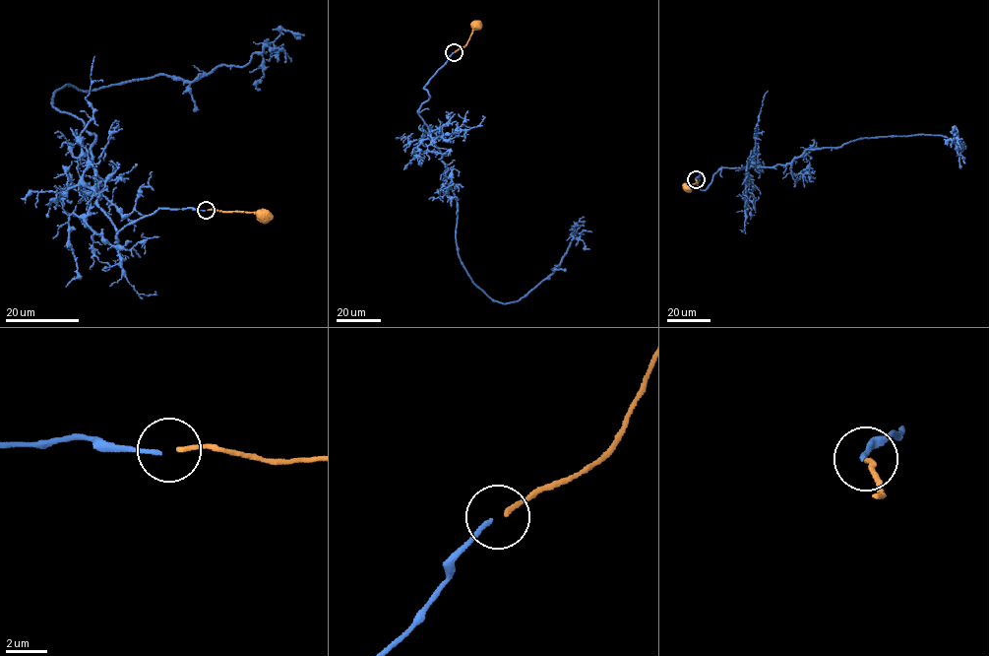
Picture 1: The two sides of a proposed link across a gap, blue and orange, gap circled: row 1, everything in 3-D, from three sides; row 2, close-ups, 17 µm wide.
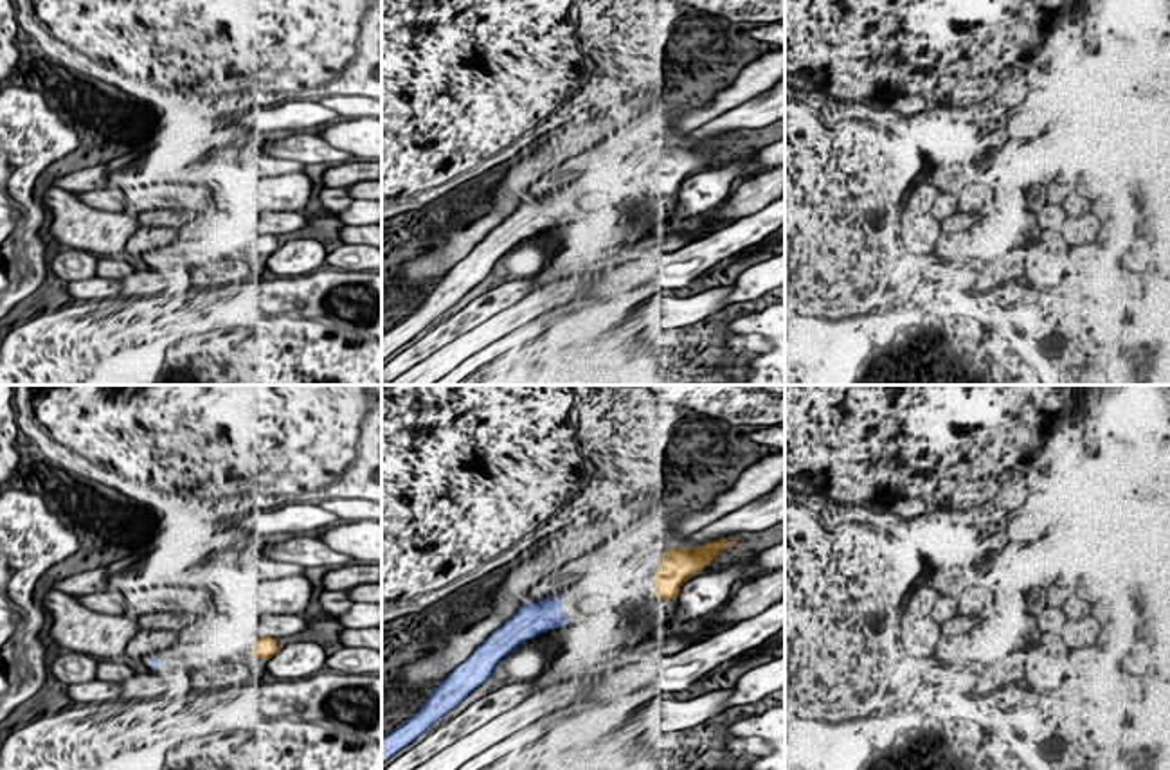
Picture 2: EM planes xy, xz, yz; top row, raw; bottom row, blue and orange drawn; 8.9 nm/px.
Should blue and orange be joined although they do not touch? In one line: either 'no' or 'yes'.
yes

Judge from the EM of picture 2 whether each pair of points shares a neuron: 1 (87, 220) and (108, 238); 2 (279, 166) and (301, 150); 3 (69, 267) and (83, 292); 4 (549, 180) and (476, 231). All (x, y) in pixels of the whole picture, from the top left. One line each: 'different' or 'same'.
1: same
2: different
3: different
4: different

